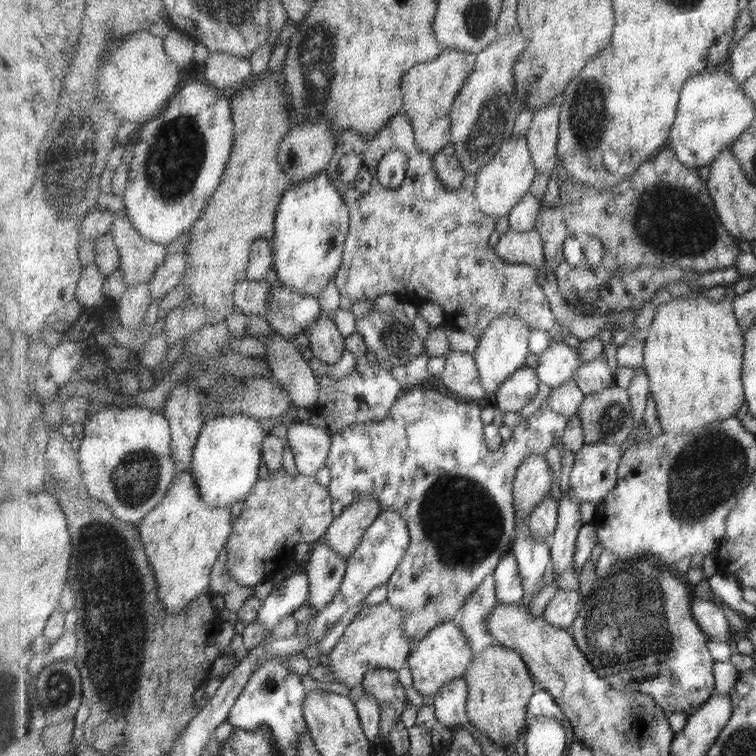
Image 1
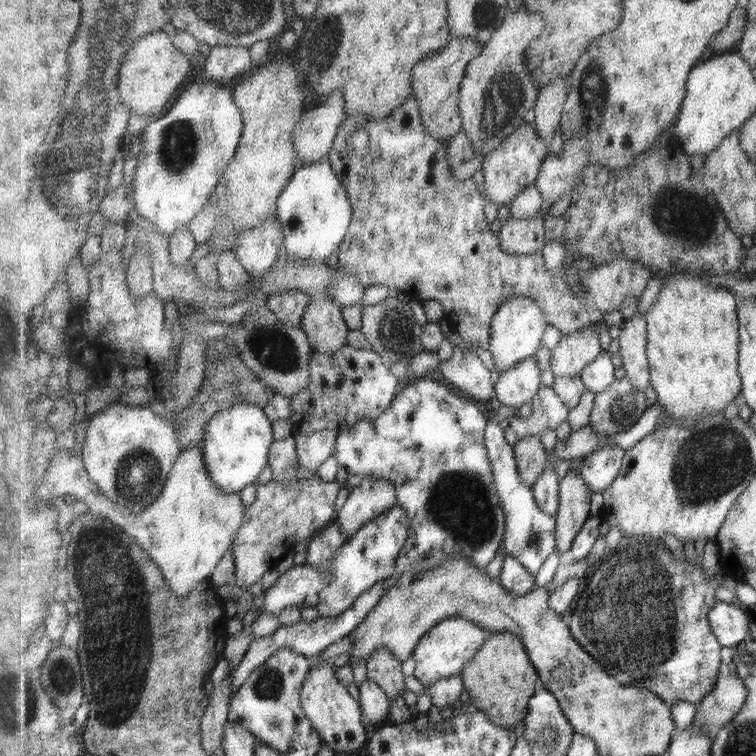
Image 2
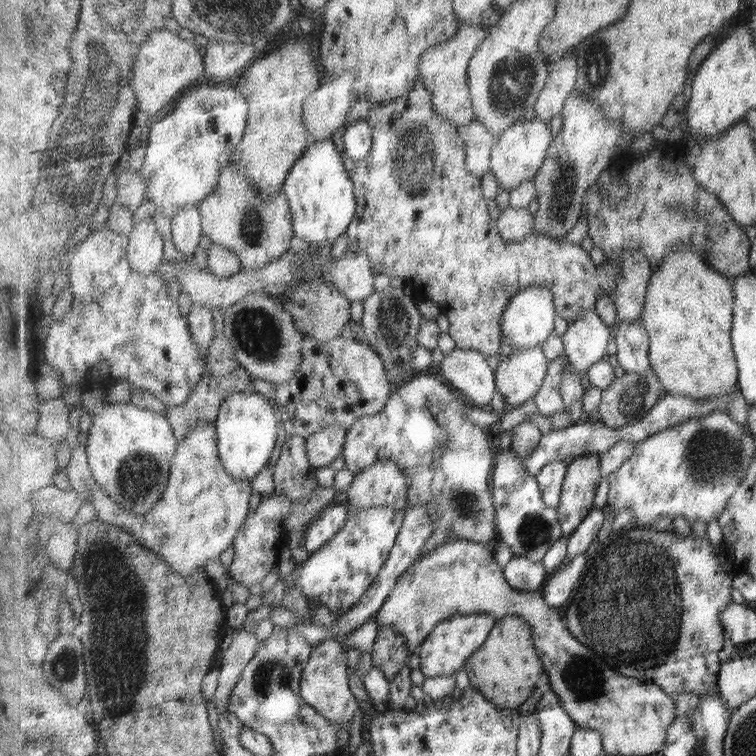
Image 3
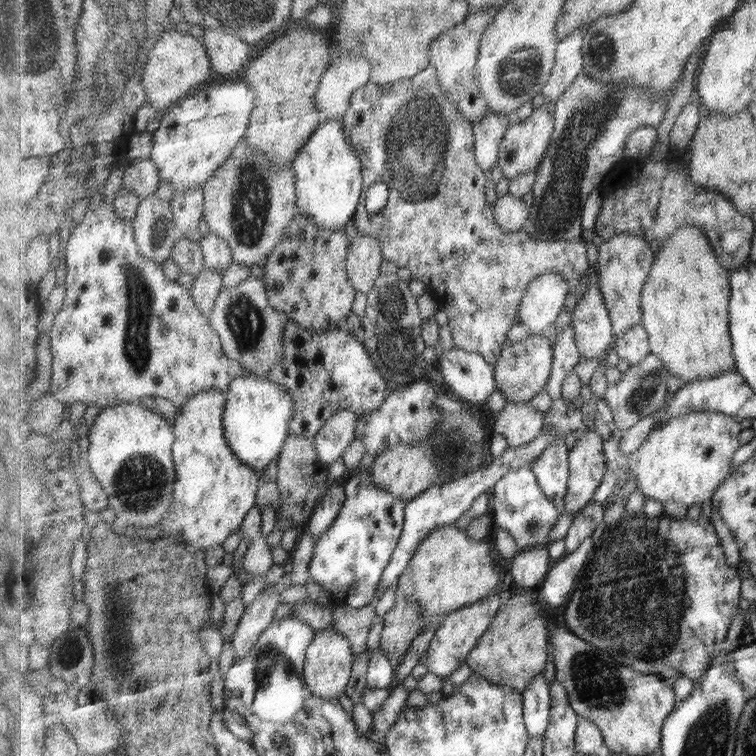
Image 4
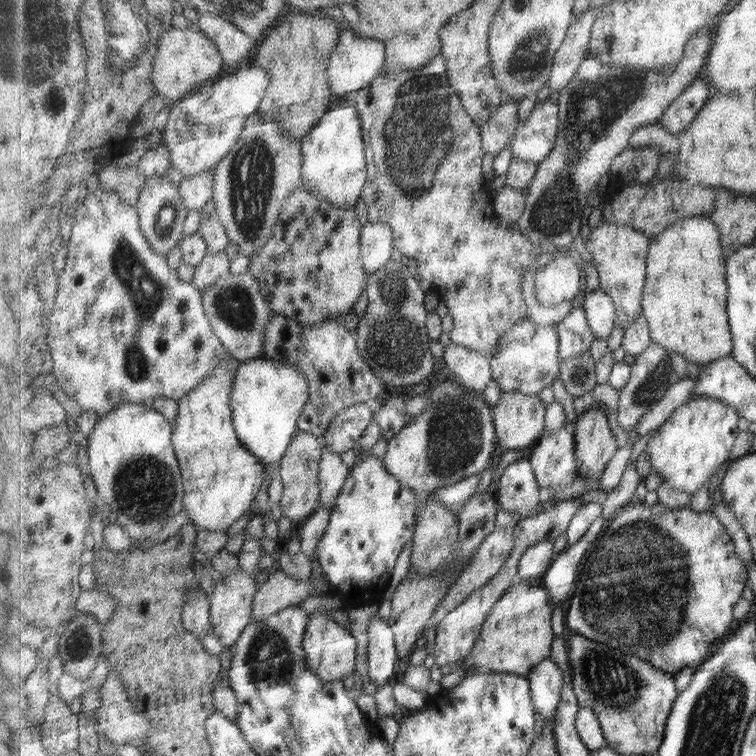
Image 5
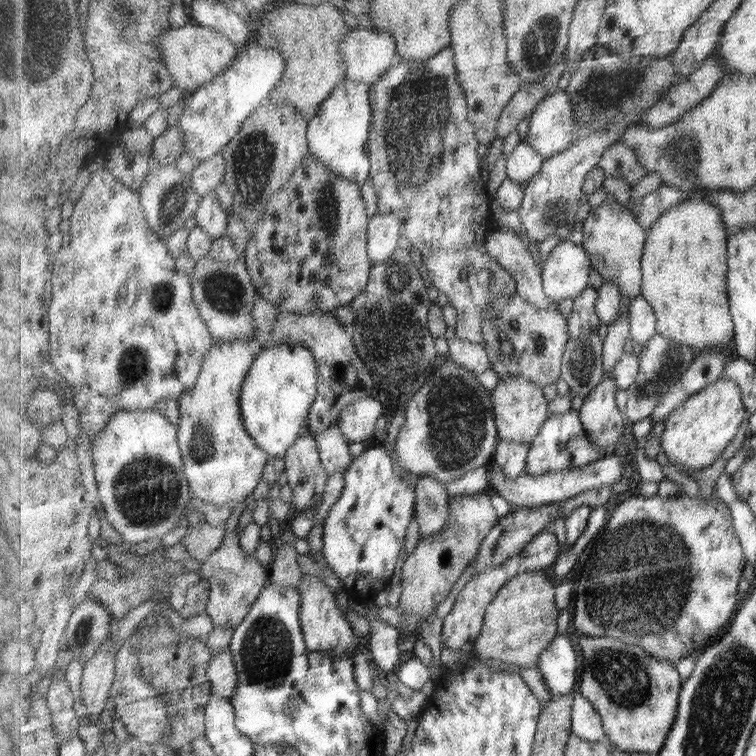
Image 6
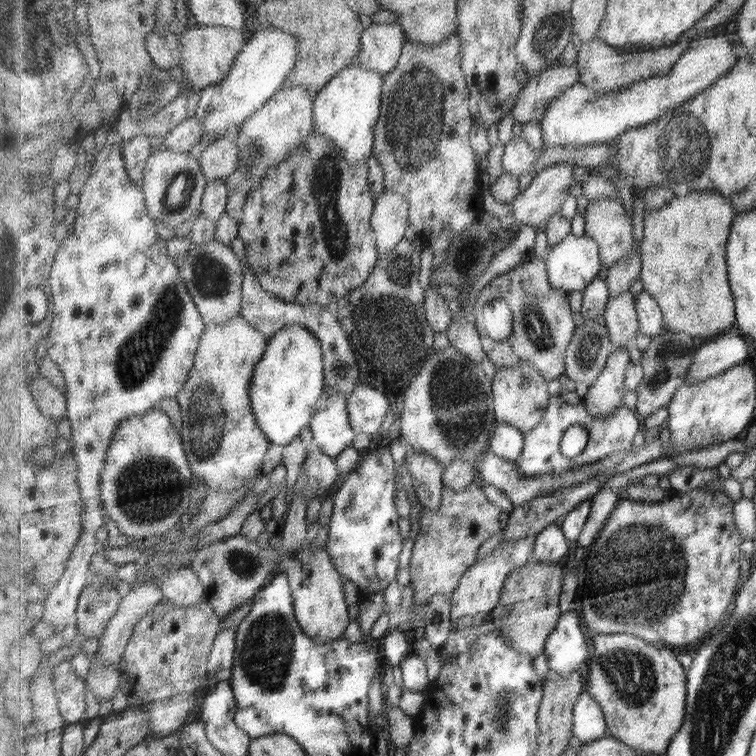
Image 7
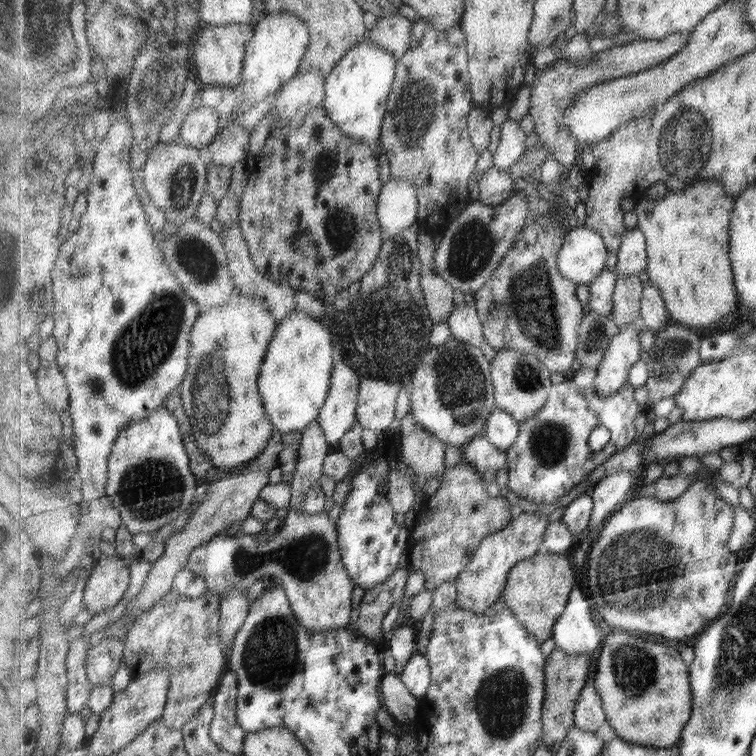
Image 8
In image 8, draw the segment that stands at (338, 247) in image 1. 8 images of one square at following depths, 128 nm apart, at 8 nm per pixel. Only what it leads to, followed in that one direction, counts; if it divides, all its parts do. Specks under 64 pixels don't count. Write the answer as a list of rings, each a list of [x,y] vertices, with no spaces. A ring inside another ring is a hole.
[[[367,35],[361,44],[349,50],[340,64],[325,78],[326,93],[322,106],[328,110],[331,120],[345,136],[359,142],[368,142],[373,147],[379,142],[398,62],[395,55],[376,46]]]

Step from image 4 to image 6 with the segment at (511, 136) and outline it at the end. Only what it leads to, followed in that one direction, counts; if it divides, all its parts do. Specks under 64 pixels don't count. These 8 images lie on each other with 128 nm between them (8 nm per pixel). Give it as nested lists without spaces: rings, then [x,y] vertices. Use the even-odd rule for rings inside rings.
[[[566,90],[547,95],[529,119],[529,132],[524,142],[546,159],[563,152],[578,137],[574,106]]]

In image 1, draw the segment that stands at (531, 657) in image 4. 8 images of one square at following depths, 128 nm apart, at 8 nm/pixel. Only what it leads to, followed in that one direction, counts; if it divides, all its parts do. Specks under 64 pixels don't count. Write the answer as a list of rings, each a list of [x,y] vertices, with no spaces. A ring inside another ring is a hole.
[[[496,644],[486,648],[479,653],[468,671],[463,676],[467,681],[469,688],[468,696],[468,716],[466,723],[472,723],[481,732],[485,732],[496,746],[502,746],[504,750],[508,750],[518,741],[518,737],[525,731],[530,721],[527,718],[527,706],[529,706],[530,698],[535,694],[536,682],[529,670],[527,663],[521,658],[521,655],[512,648],[507,648],[502,644]]]

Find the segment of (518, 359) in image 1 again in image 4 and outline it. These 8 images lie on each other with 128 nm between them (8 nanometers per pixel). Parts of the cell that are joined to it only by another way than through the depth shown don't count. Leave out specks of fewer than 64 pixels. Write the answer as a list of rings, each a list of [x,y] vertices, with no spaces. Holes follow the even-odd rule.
[[[556,272],[544,274],[529,283],[518,310],[519,323],[530,330],[528,336],[548,336],[546,328],[559,318],[569,292],[568,282]]]

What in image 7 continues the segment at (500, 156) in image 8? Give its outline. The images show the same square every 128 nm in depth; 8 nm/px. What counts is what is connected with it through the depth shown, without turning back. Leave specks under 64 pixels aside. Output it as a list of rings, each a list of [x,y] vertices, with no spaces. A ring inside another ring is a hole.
[[[512,137],[506,144],[503,157],[503,168],[507,173],[519,178],[521,174],[534,174],[537,158],[541,154],[541,149],[531,146],[525,137]]]

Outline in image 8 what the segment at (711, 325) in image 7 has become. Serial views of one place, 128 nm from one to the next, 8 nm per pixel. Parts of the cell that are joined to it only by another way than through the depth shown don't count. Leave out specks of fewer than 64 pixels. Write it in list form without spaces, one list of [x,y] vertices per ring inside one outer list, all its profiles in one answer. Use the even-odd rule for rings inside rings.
[[[702,180],[693,186],[685,188],[685,191],[671,191],[670,194],[661,200],[653,201],[651,207],[645,209],[645,200],[641,200],[635,206],[635,211],[639,214],[639,228],[645,233],[648,250],[648,265],[646,268],[646,274],[649,276],[648,280],[652,284],[656,284],[661,291],[662,297],[666,302],[666,307],[669,309],[670,318],[672,323],[682,326],[687,326],[691,329],[695,328],[713,328],[715,324],[730,325],[734,323],[734,320],[738,319],[742,315],[742,309],[740,304],[740,296],[737,292],[737,287],[732,267],[732,260],[730,259],[730,229],[732,224],[732,212],[736,207],[735,198],[731,197],[725,191],[724,184],[720,180]]]

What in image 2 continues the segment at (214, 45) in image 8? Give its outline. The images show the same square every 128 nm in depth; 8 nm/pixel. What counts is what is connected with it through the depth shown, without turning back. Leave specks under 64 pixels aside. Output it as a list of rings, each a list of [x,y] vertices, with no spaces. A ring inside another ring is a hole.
[[[171,29],[143,35],[131,44],[123,59],[118,80],[120,97],[139,115],[149,117],[169,110],[193,70],[192,58],[181,53],[172,42],[172,37]]]

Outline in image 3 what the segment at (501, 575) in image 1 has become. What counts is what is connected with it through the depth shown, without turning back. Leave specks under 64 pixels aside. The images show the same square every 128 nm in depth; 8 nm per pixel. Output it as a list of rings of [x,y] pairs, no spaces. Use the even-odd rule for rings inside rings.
[[[515,556],[504,568],[505,578],[513,588],[532,592],[543,588],[549,579],[547,569],[542,562],[529,560],[525,556]]]

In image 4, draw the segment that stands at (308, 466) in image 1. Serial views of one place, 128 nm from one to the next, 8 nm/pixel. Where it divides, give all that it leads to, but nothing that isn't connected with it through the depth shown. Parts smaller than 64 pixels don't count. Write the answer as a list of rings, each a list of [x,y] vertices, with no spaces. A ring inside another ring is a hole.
[[[345,409],[325,424],[319,435],[313,439],[322,464],[329,466],[336,463],[347,452],[347,448],[355,442],[361,417]]]

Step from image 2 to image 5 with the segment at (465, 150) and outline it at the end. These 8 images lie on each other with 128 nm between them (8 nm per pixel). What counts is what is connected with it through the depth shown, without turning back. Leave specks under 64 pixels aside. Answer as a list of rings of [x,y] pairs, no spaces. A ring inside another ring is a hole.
[[[509,100],[493,112],[491,118],[482,127],[482,144],[484,151],[493,157],[505,150],[514,137],[520,123],[517,118],[519,100]]]

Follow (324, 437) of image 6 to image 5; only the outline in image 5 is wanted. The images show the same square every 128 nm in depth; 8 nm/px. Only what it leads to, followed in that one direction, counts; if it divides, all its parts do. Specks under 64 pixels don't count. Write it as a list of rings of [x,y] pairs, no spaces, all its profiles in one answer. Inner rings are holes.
[[[323,447],[322,449],[320,504],[327,504],[328,506],[333,507],[336,504],[343,487],[345,487],[345,482],[349,477],[351,467],[347,467],[341,454],[331,452],[329,447]]]

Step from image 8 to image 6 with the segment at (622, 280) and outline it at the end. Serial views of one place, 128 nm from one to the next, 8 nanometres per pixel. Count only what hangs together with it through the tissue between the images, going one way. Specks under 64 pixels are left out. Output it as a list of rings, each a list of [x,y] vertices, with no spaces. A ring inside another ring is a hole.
[[[628,315],[618,317],[609,324],[604,339],[604,372],[613,372],[619,359],[626,353],[625,342],[629,340],[630,320]]]

